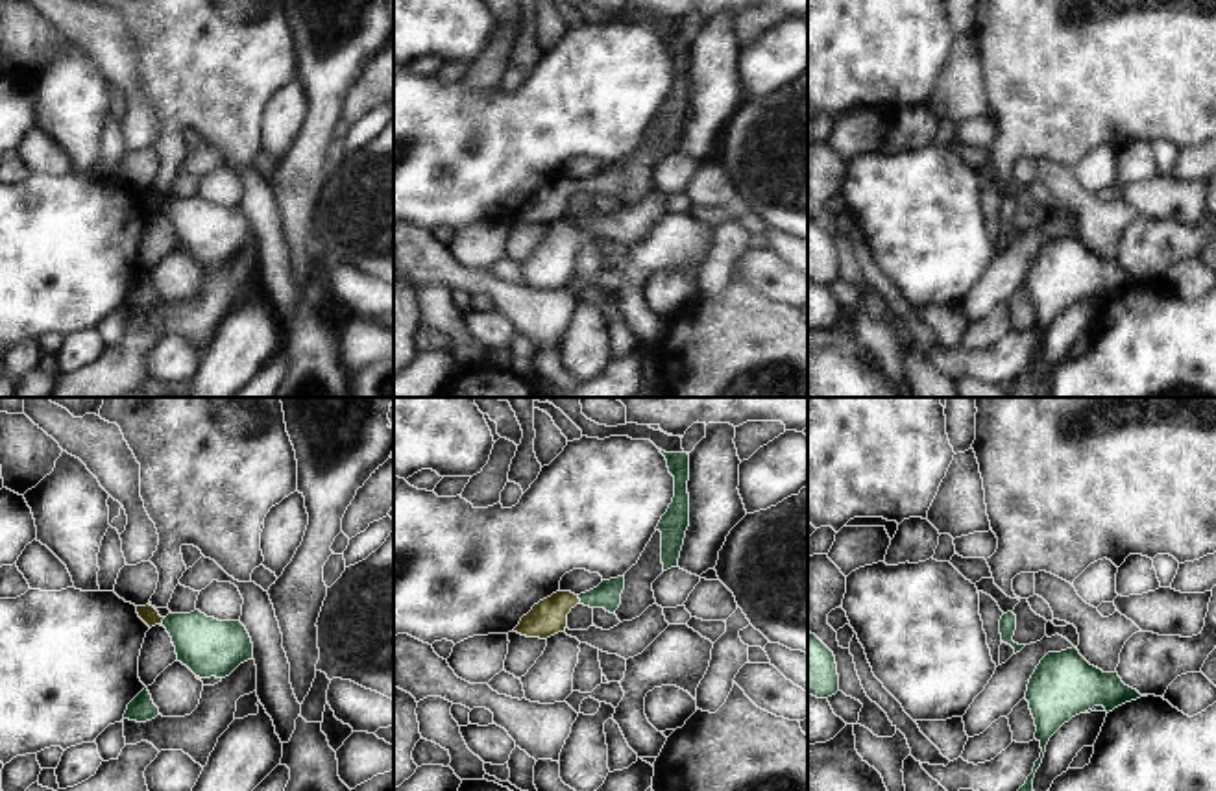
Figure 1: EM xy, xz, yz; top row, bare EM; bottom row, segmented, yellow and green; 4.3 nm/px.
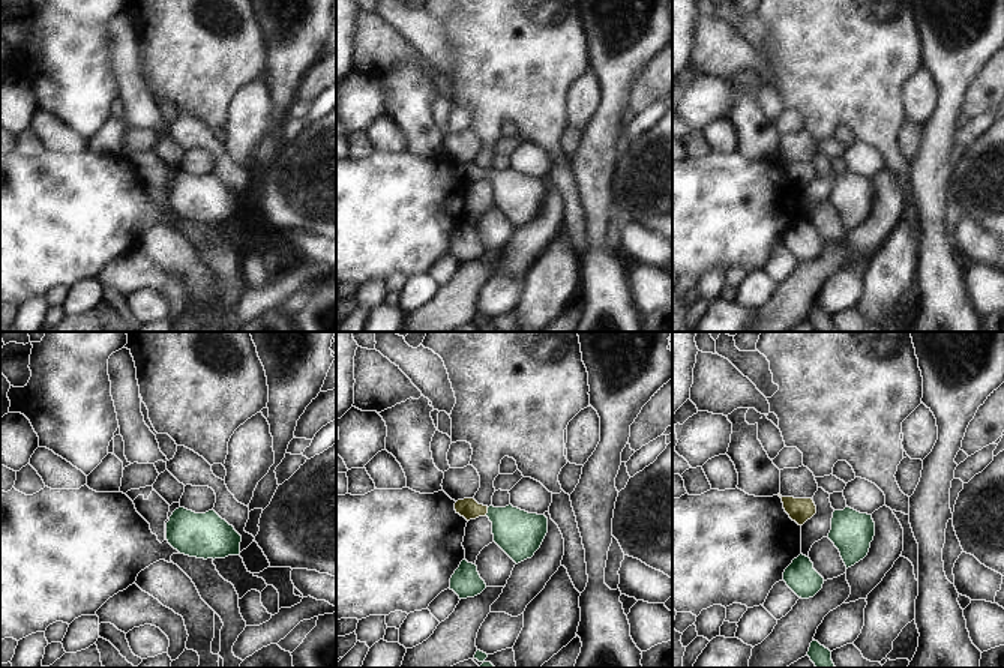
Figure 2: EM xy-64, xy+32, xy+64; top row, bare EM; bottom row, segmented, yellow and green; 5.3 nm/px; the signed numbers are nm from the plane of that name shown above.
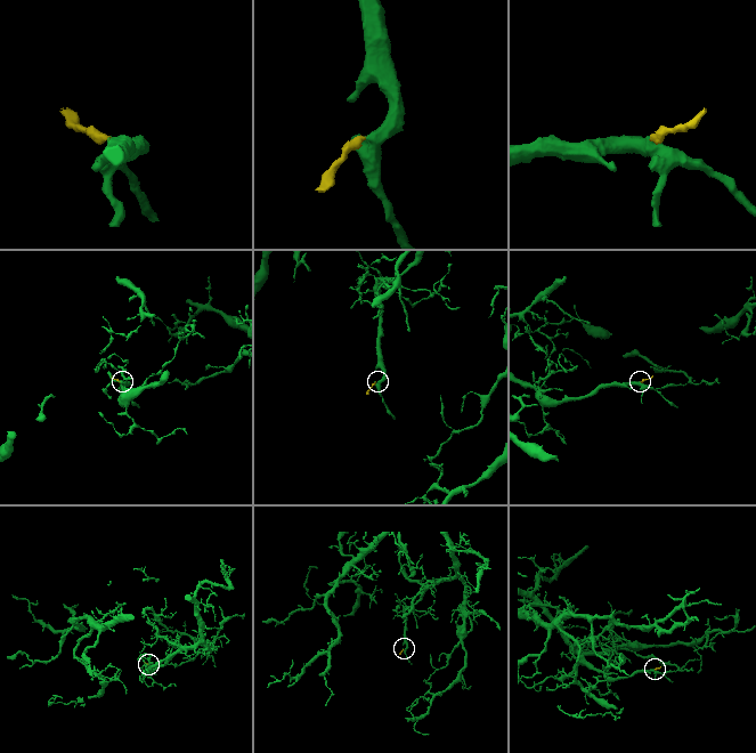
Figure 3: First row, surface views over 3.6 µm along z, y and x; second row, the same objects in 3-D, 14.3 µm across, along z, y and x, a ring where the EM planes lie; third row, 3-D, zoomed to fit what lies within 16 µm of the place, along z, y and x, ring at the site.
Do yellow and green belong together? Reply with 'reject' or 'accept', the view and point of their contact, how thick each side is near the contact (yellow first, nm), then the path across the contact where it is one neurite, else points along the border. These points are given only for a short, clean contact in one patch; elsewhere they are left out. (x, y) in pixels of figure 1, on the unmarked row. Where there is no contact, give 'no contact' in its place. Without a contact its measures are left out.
accept; contact xy (161, 207); calibres 80 and 260 nm; way xy (148, 200), (161, 207), (180, 211), (209, 233)

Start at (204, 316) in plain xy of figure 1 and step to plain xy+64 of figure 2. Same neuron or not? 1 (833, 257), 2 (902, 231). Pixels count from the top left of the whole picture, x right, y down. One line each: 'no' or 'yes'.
1: no
2: no

